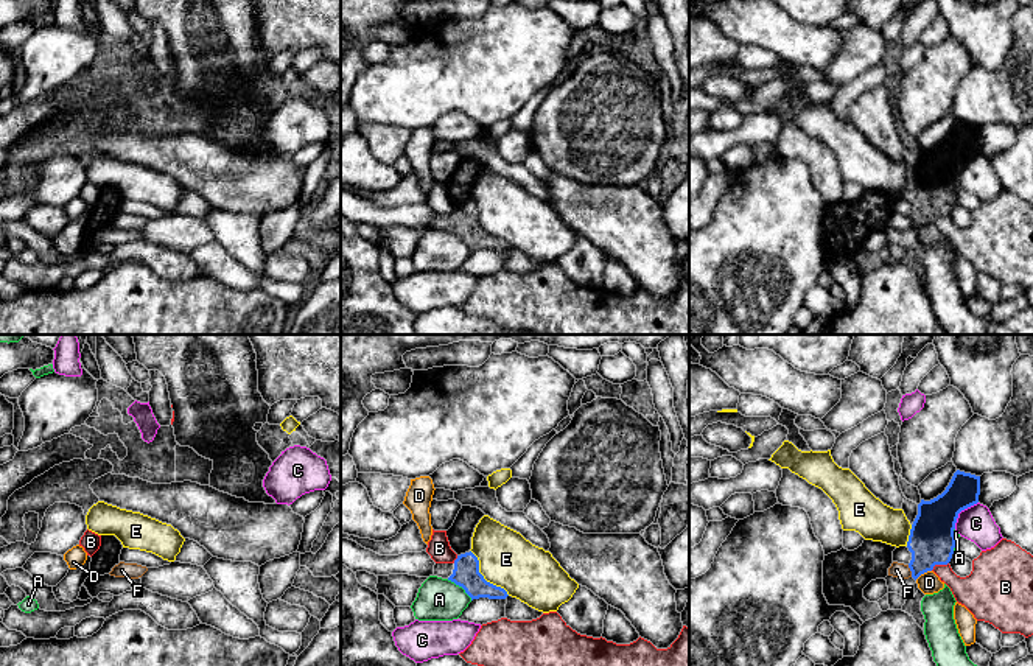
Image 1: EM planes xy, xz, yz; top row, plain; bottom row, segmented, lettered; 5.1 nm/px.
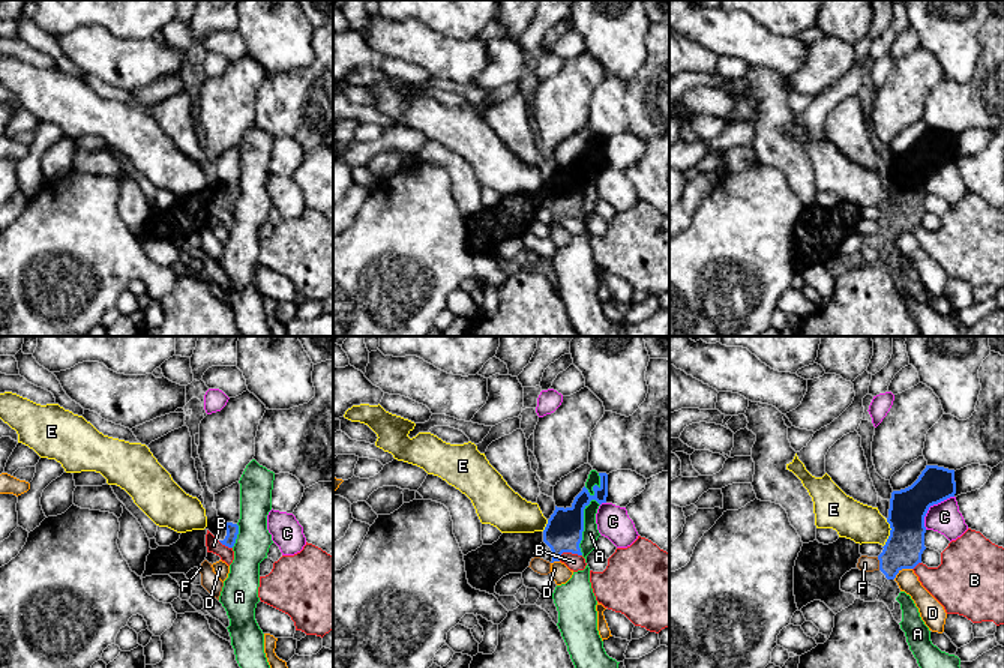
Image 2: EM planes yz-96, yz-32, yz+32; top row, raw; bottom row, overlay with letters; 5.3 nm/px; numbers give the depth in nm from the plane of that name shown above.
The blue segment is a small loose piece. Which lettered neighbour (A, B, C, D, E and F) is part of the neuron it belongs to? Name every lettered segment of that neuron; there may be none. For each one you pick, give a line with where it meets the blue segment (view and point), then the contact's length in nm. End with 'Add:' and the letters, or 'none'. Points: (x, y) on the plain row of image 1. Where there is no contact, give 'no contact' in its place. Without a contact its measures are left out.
Add: none

